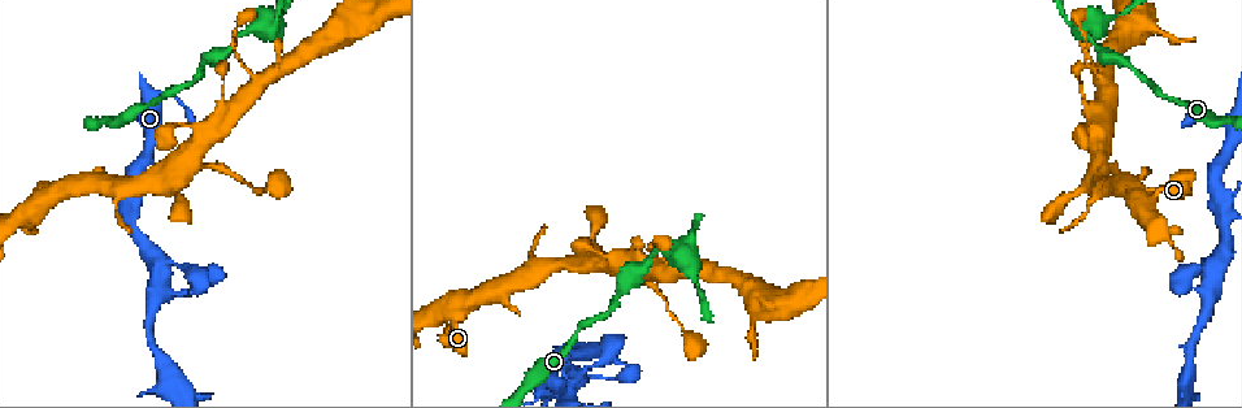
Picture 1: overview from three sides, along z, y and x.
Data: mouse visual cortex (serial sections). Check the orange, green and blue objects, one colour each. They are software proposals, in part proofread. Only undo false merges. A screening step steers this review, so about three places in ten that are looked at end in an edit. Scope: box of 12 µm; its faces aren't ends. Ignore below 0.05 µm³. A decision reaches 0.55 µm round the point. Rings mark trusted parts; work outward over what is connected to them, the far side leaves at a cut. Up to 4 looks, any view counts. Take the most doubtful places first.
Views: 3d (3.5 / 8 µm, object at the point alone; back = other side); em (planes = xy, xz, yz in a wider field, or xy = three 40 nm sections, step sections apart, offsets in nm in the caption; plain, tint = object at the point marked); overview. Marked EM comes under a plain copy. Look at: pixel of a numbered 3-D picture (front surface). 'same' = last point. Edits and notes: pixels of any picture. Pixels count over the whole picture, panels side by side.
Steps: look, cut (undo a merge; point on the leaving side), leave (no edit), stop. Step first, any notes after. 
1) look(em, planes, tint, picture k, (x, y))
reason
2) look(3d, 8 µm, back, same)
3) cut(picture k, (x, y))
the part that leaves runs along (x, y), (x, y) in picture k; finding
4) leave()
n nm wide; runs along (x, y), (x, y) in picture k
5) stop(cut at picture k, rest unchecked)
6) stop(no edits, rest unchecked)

look(3d, 3.5 µm, picture 1, (200, 165))
two arms in line, one across

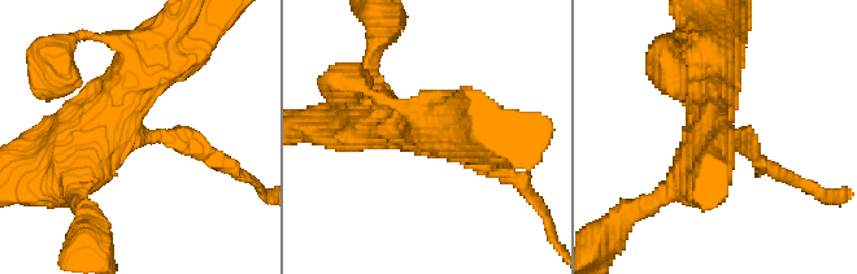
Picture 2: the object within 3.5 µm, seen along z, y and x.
look(em, xy, step 1, tint, picture 2, (136, 132))
3 arms; arms of 150, 600, 700 nm

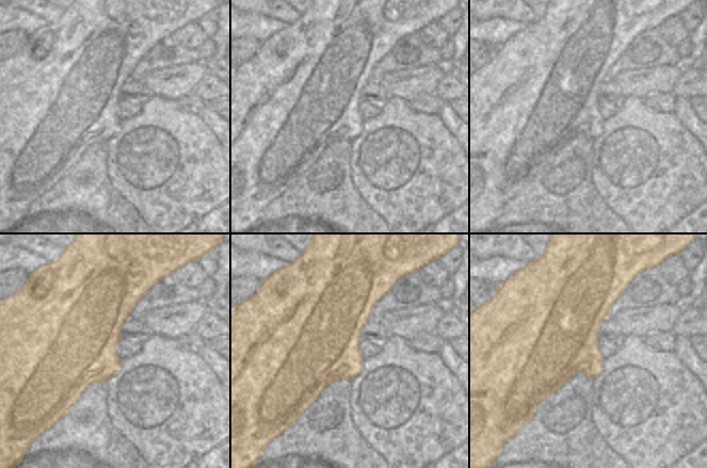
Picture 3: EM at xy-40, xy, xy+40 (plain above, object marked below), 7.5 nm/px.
leave()
one cell here

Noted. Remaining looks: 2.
look(3d, 3.5 µm, picture 1, (252, 27))
calibre changes

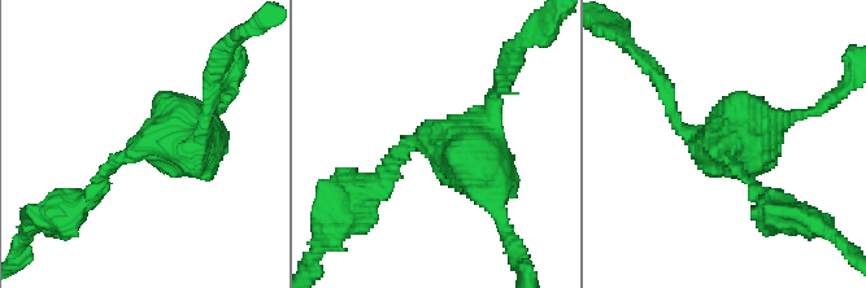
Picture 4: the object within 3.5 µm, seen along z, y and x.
look(em, xy, step 2, tint, picture 4, (145, 148))

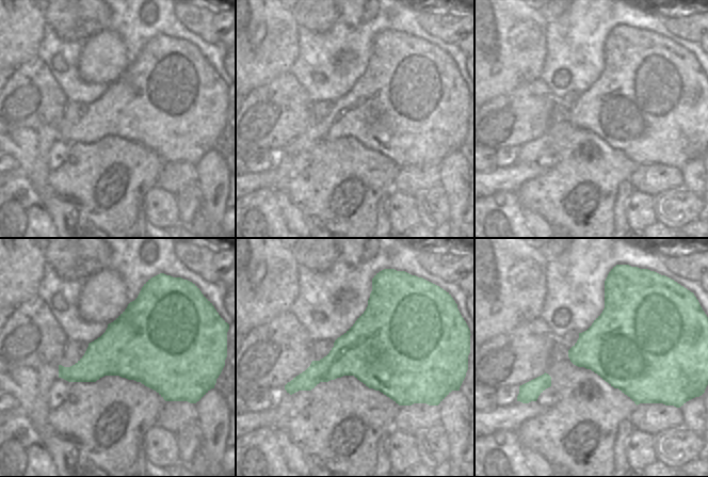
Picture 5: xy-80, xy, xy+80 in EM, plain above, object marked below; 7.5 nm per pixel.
leave()
650 nm wide; runs along (98, 179), (205, 116) in picture 4; one cell here

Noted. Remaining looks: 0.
stop(no edits, rest unchecked)

